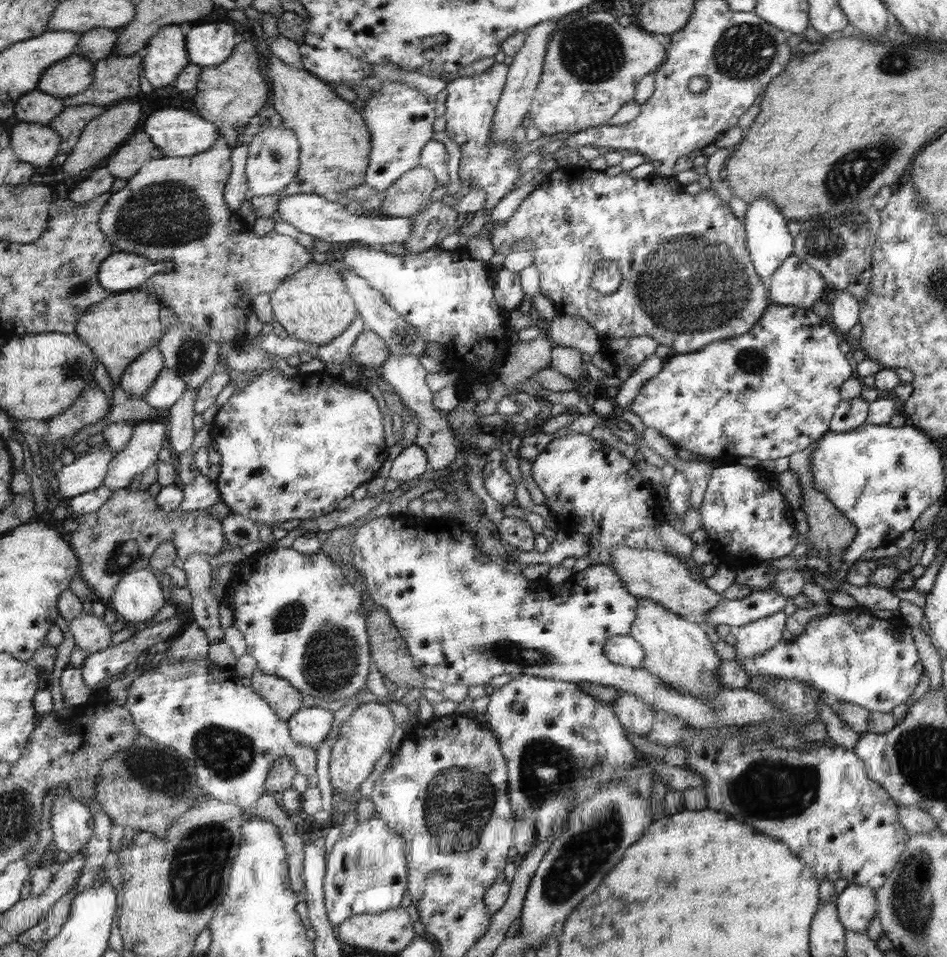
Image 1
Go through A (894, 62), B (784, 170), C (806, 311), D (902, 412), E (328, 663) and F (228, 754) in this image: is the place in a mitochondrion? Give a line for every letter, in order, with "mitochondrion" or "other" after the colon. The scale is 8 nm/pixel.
A: mitochondrion
B: other
C: other
D: other
E: mitochondrion
F: mitochondrion

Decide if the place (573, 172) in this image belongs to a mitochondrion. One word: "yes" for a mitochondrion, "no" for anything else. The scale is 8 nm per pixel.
no

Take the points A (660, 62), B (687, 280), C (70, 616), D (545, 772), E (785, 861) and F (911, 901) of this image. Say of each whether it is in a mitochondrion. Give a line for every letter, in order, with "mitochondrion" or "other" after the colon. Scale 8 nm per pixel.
A: other
B: mitochondrion
C: other
D: mitochondrion
E: other
F: mitochondrion

